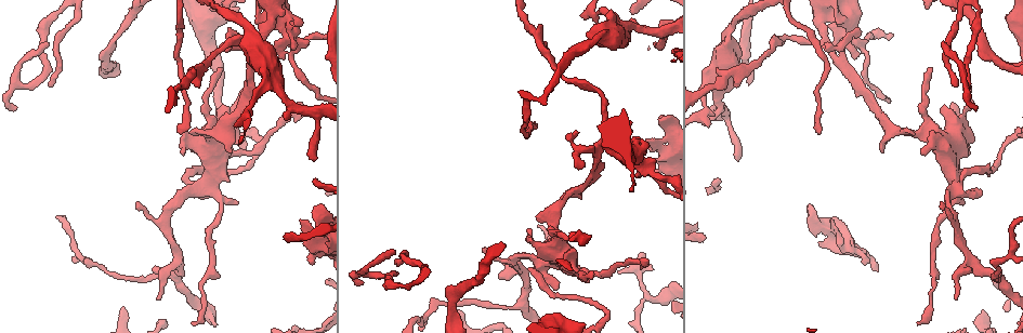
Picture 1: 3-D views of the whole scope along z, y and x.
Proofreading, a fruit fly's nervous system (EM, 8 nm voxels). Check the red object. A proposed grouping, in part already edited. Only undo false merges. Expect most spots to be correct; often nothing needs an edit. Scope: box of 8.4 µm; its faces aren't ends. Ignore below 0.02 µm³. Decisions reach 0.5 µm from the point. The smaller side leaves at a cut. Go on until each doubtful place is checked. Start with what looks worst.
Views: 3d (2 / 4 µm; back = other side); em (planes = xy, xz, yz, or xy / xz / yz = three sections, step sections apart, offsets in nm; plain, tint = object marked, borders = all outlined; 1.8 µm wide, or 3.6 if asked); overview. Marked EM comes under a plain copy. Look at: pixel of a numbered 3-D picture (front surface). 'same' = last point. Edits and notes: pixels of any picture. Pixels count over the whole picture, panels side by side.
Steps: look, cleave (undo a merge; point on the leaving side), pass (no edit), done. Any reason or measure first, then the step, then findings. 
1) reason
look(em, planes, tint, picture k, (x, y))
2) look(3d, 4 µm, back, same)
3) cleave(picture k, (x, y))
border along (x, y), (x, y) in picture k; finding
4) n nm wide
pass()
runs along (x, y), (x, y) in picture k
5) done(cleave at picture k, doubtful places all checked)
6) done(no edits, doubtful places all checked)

sharp bend
look(3d, 4 µm, picture 1, (368, 274))

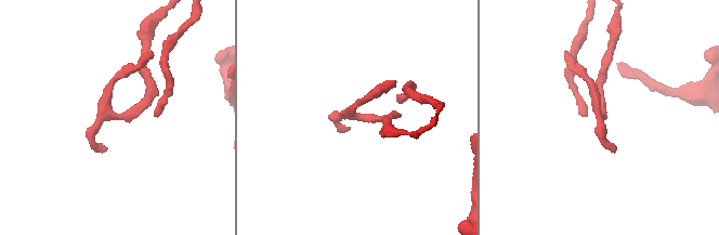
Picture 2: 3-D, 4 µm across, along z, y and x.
need the tissue
look(em, planes, borders, picture 2, (359, 114))

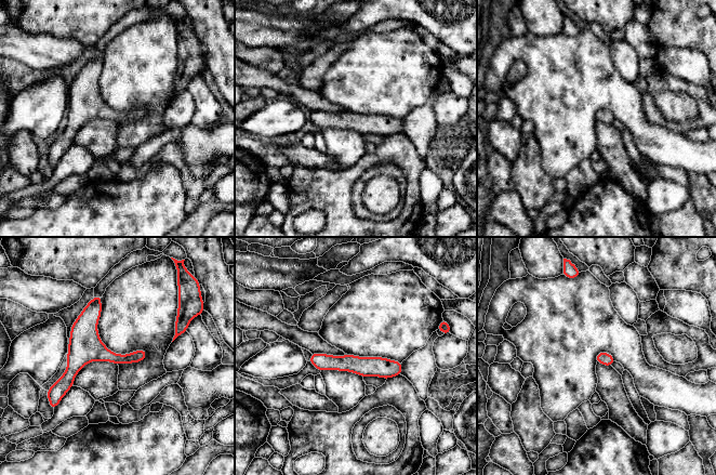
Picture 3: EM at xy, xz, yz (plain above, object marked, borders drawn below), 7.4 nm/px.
pass()
runs along (98, 298), (58, 392) in picture 3; one neuron here

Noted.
two arms in line, one across
look(3d, 2 µm, picture 1, (642, 170))

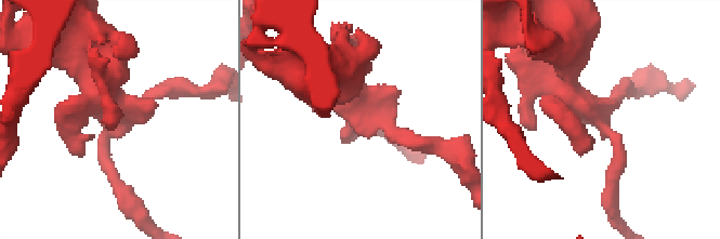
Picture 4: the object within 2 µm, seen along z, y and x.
now the EM
look(em, planes, tint, picture 4, (362, 115))

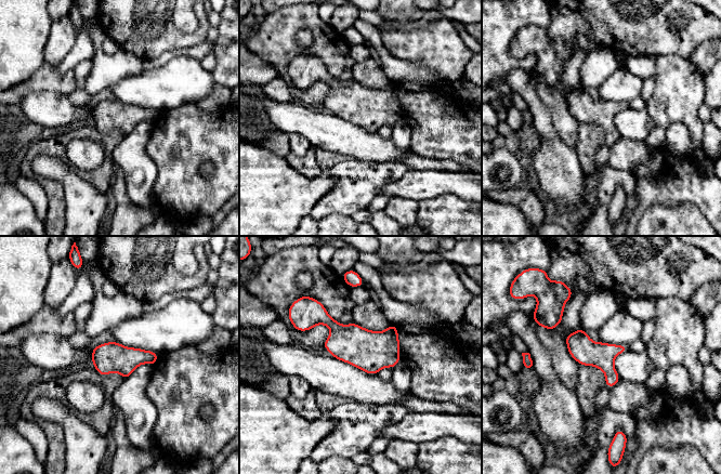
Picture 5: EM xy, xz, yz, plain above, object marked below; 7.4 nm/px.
pass()
all the same neuron

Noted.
calibre changes
look(em, planes, borders, picture 1, (957, 184))

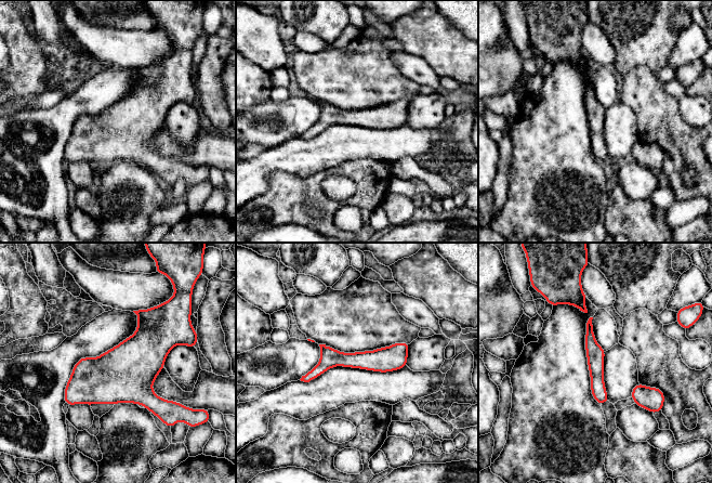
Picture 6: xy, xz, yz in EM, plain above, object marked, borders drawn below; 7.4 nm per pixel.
cleave(picture 6, (111, 355))
border along (118, 346), (116, 361), (80, 360) in picture 6; two neurons meet here

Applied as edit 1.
look(overview)

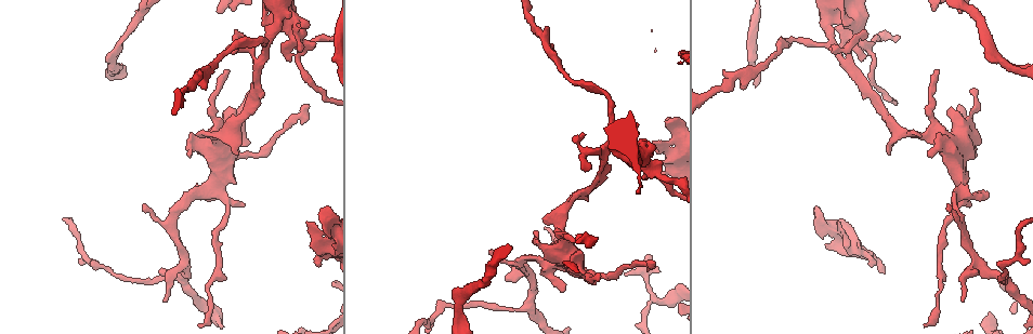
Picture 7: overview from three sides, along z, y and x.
look(3d, 4 µm, picture 7, (288, 21))

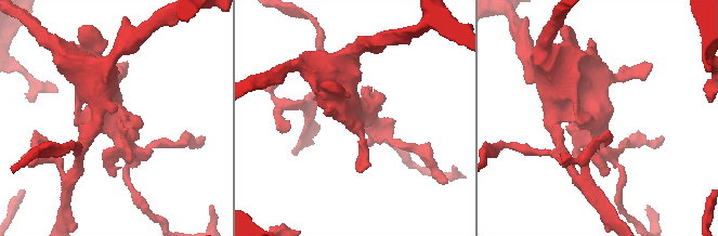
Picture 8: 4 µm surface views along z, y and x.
need the tissue
look(em, xz, step 8, borders, picture 8, (594, 119))

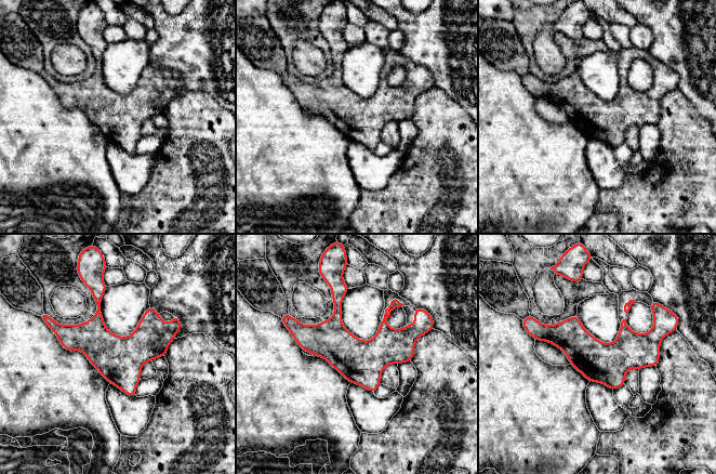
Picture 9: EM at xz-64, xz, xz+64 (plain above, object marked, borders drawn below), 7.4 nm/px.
pass()
all the same neuron

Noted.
done(cleave at picture 6, doubtful places all checked)

